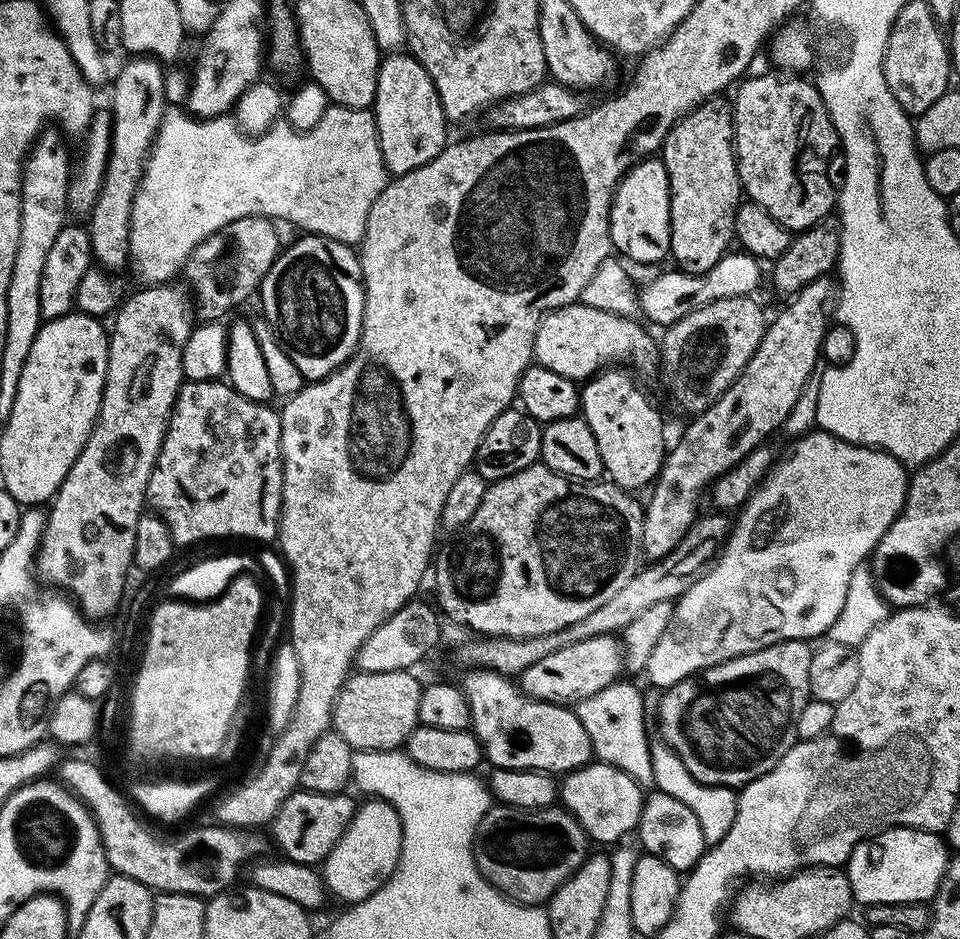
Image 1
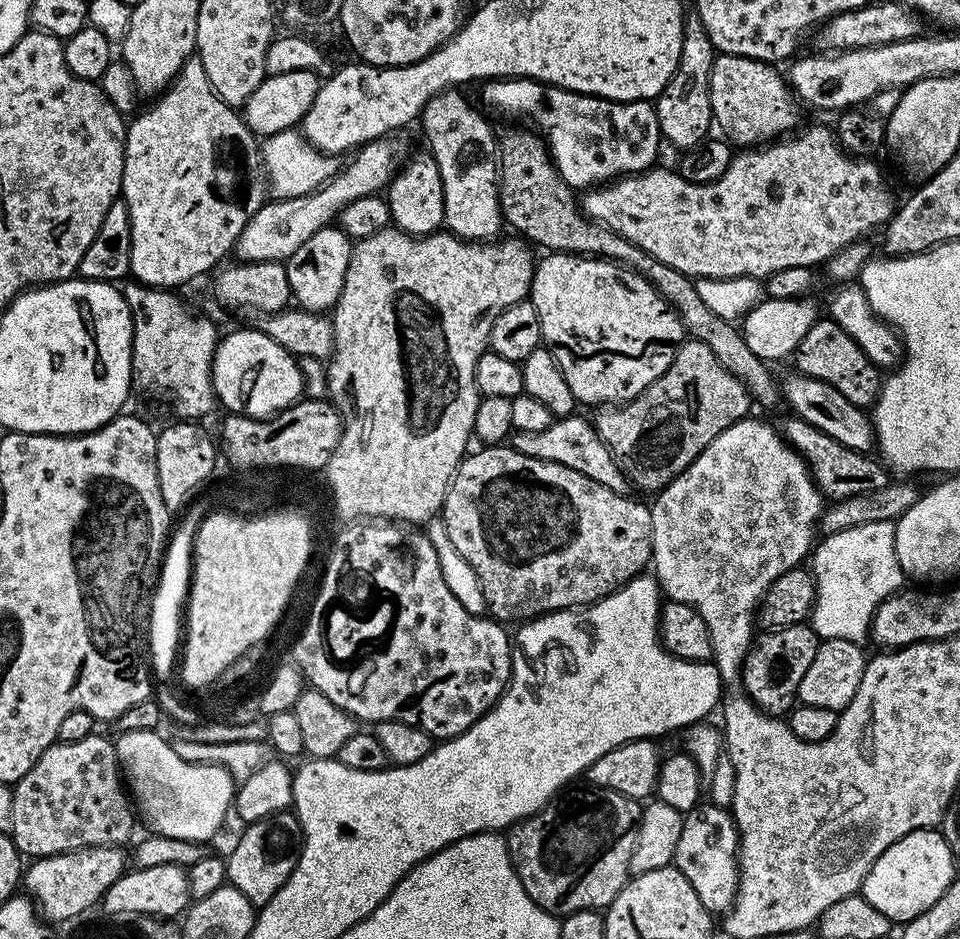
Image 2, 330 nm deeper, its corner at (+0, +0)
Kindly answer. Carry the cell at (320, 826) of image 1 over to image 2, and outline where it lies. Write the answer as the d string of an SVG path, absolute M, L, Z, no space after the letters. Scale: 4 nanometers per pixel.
M289 810L262 818L243 830L245 832L237 838L232 853L226 856L227 883L242 890L253 906L263 906L272 901L274 894L278 894L298 862L302 843L300 819L296 817L295 811Z

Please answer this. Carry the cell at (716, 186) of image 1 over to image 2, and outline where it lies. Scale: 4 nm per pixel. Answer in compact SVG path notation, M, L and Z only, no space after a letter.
M695 10L684 17L684 41L682 54L676 67L676 73L666 82L666 86L656 97L654 103L660 131L663 139L677 144L677 149L691 148L709 135L708 127L713 127L712 107L710 106L710 70L718 53L710 42L710 34L706 34L706 26L702 26L702 18Z

